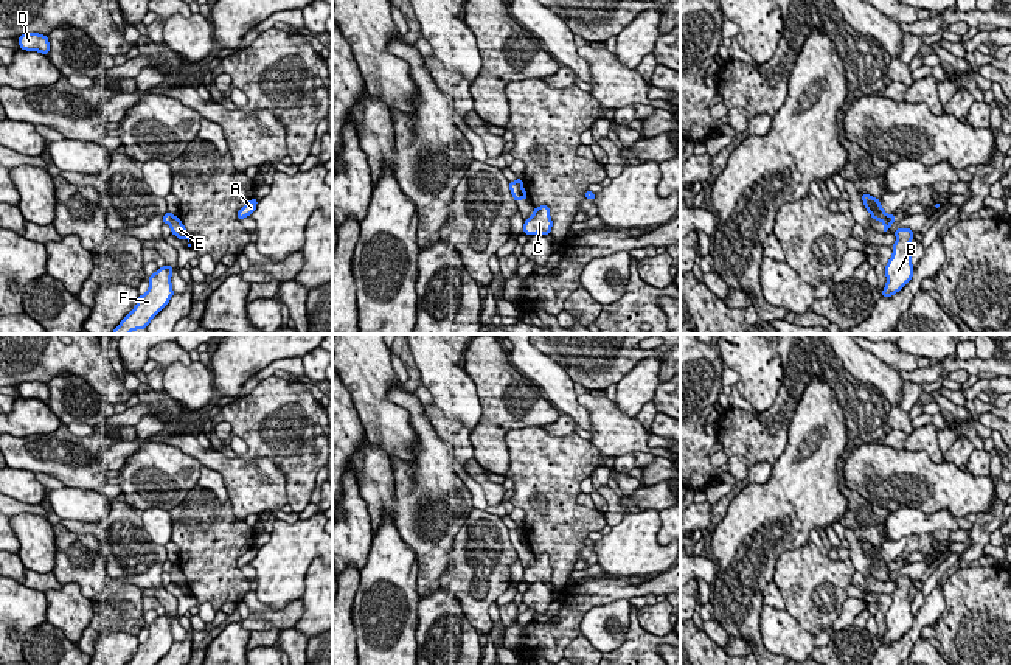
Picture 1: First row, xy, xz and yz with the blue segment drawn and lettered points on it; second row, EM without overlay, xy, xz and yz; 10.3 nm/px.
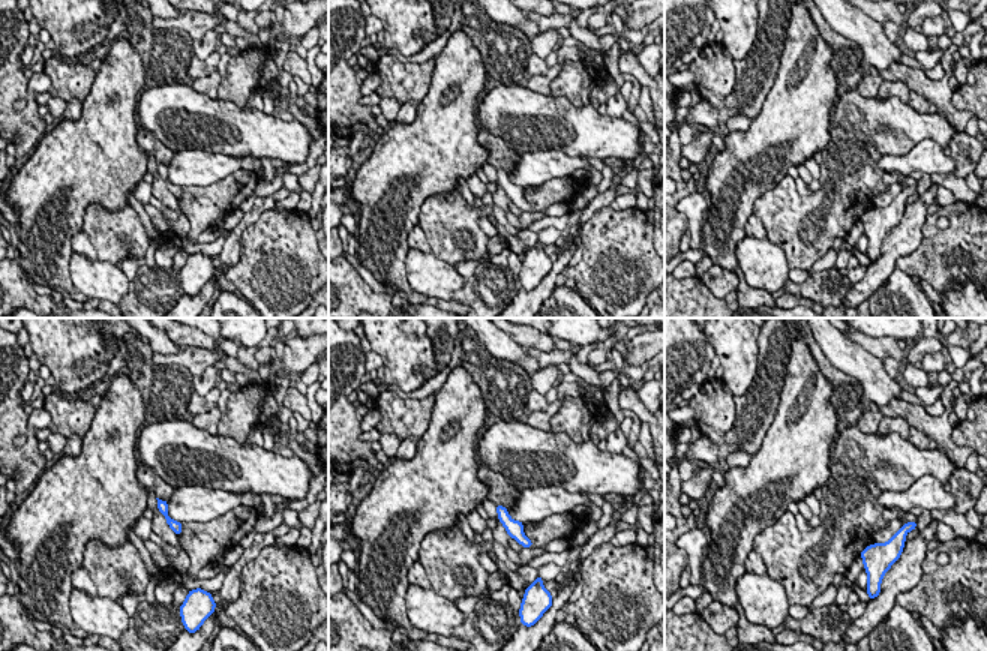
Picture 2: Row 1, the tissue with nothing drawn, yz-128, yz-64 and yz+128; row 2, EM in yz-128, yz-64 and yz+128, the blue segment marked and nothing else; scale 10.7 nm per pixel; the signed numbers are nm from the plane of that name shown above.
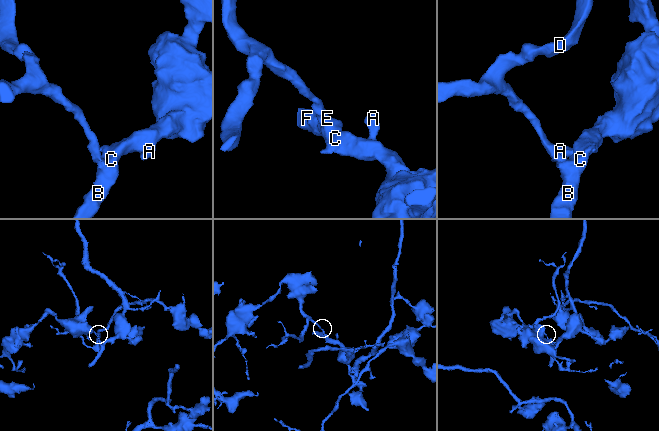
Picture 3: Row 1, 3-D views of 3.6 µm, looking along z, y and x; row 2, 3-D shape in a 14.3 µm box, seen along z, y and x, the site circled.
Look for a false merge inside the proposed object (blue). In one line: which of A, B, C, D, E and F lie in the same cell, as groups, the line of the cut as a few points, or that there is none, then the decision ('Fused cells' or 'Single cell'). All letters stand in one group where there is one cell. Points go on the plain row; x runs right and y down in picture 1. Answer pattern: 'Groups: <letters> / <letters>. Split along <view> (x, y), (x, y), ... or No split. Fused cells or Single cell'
Groups: A B C E F / D. Split along yz (876, 566), (885, 566), (892, 570). Fused cells

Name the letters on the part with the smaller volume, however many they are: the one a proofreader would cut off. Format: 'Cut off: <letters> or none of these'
Cut off: A, B, C, E, F

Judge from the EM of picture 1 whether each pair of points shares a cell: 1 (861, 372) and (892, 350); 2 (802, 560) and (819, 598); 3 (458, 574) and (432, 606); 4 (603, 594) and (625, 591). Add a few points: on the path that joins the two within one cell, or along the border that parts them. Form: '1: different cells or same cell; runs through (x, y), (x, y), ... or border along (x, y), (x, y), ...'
1: different cells; border along (865, 350), (898, 373)
2: same cell; runs through (805, 569), (805, 577), (812, 589)
3: different cells; border along (441, 588), (448, 589), (458, 600), (468, 619)
4: same cell; runs through (607, 591), (620, 591)

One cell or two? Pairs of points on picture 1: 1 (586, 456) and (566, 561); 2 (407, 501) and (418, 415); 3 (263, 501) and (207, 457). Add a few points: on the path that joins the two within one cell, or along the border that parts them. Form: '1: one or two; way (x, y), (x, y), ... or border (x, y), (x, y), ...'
1: one; way (564, 482), (564, 535)
2: one; way (426, 479), (426, 437)
3: one; way (249, 487), (221, 463)

